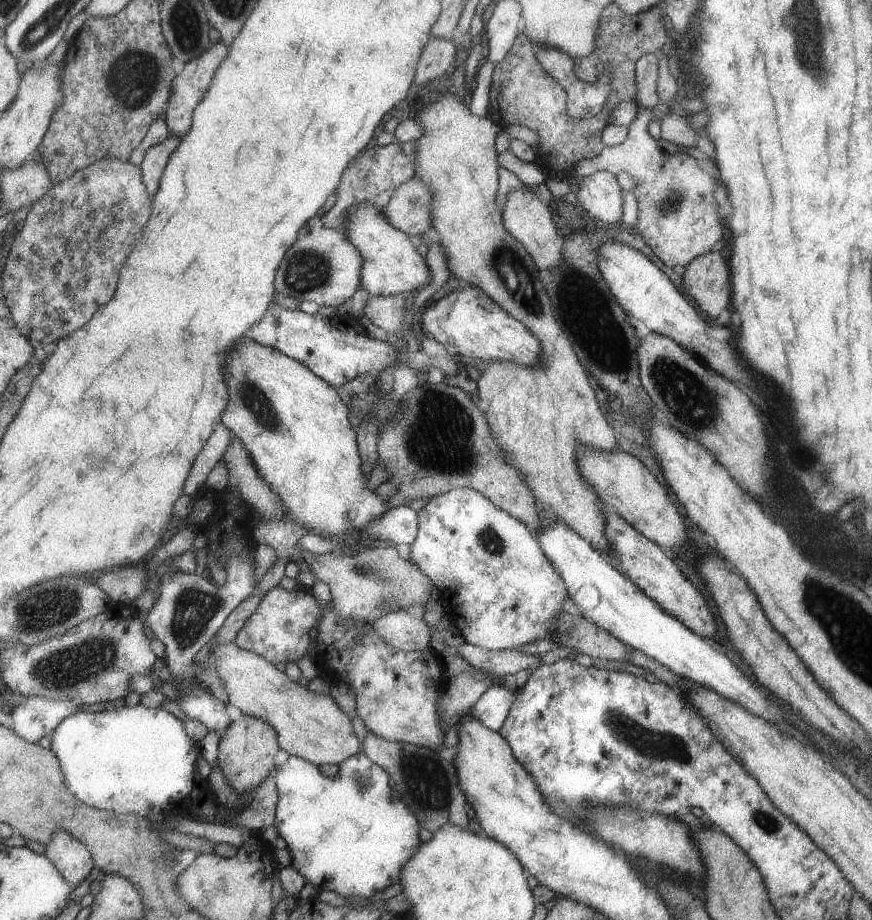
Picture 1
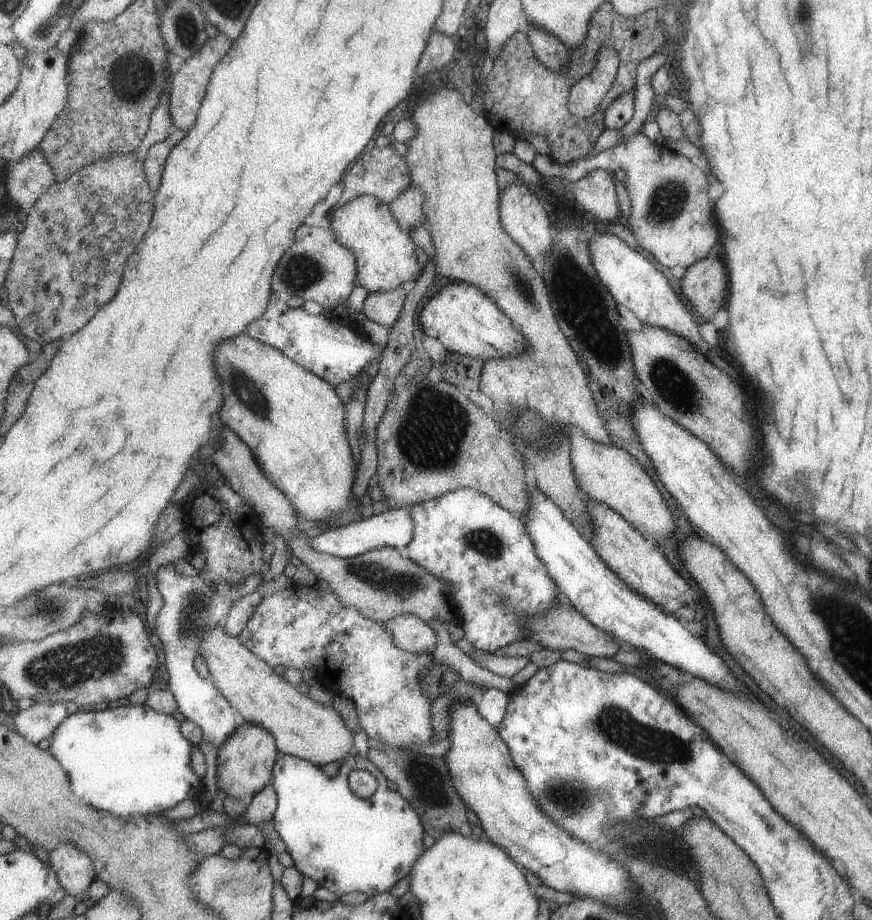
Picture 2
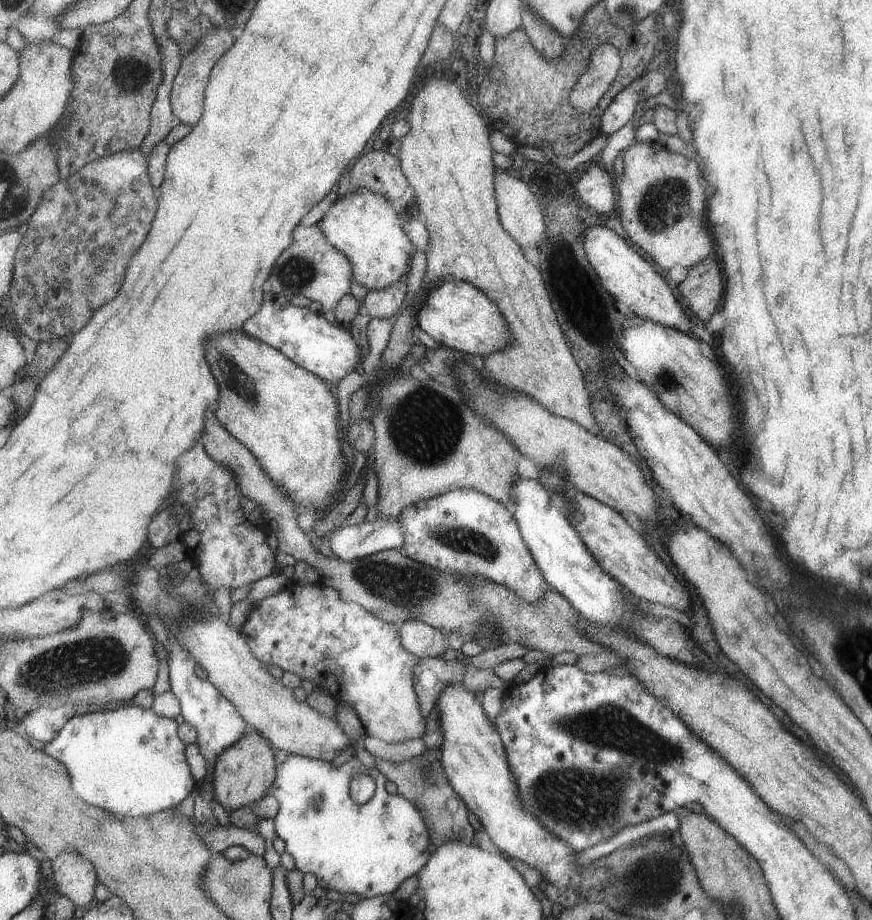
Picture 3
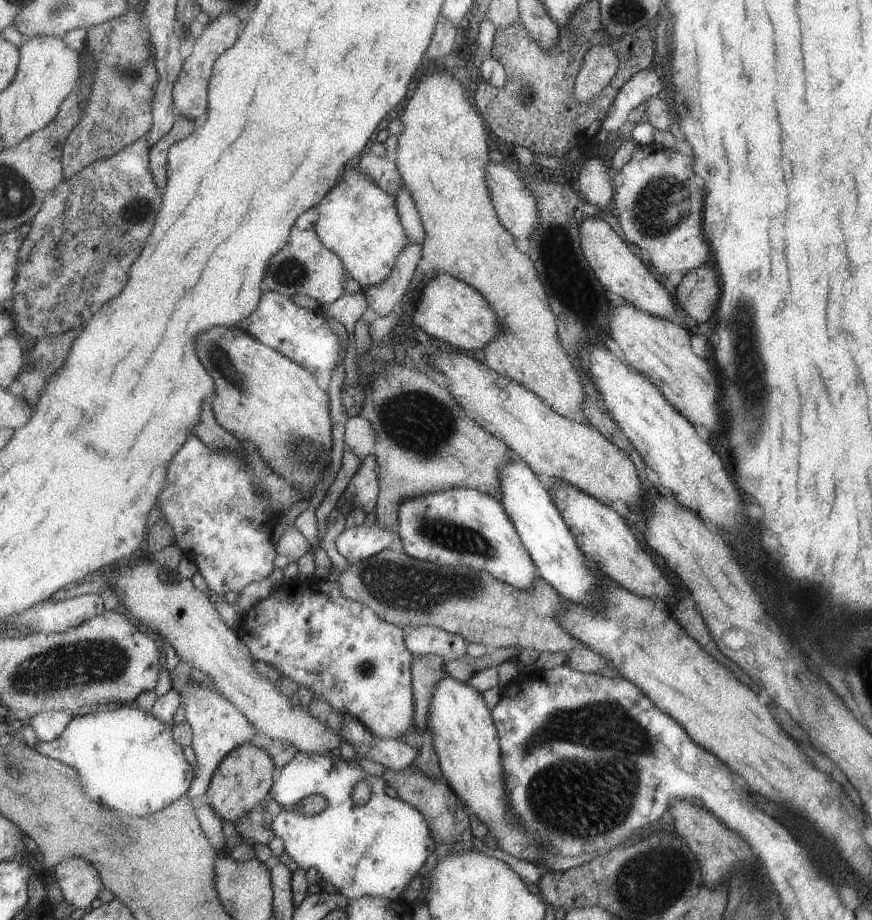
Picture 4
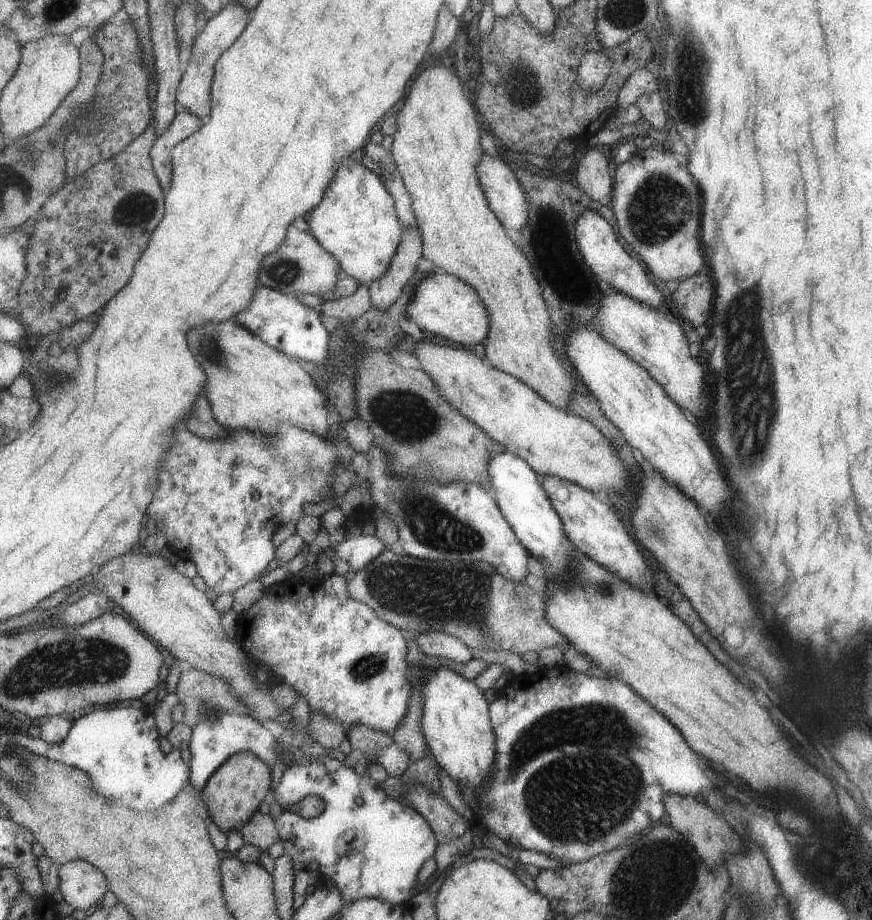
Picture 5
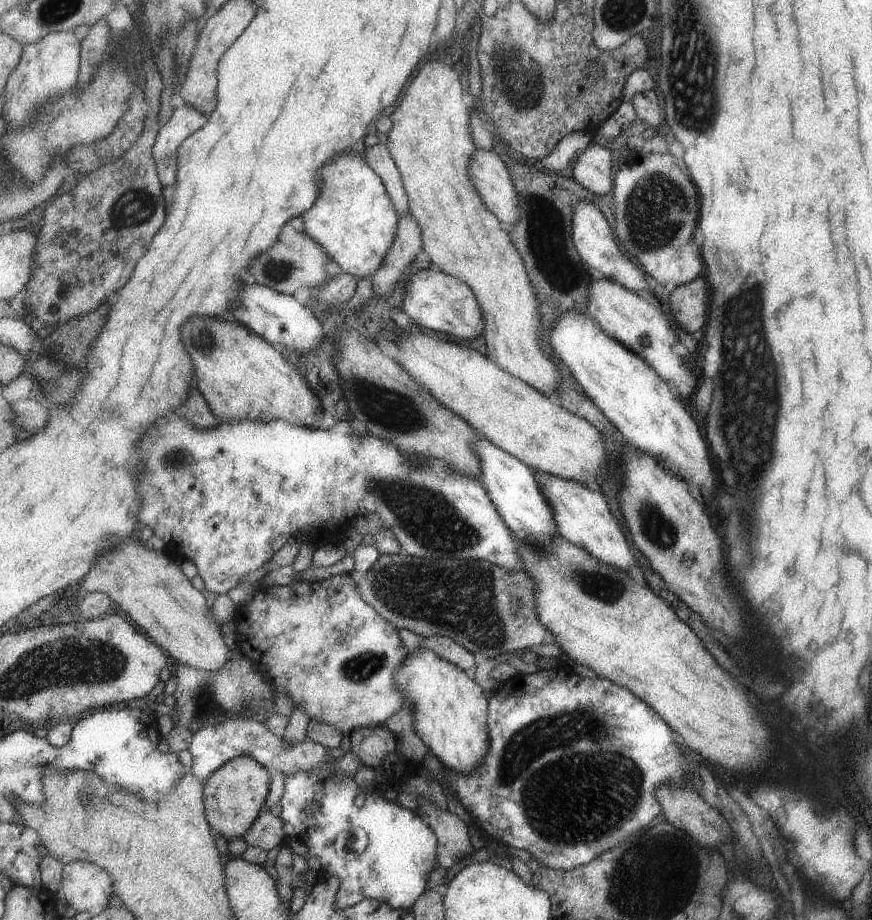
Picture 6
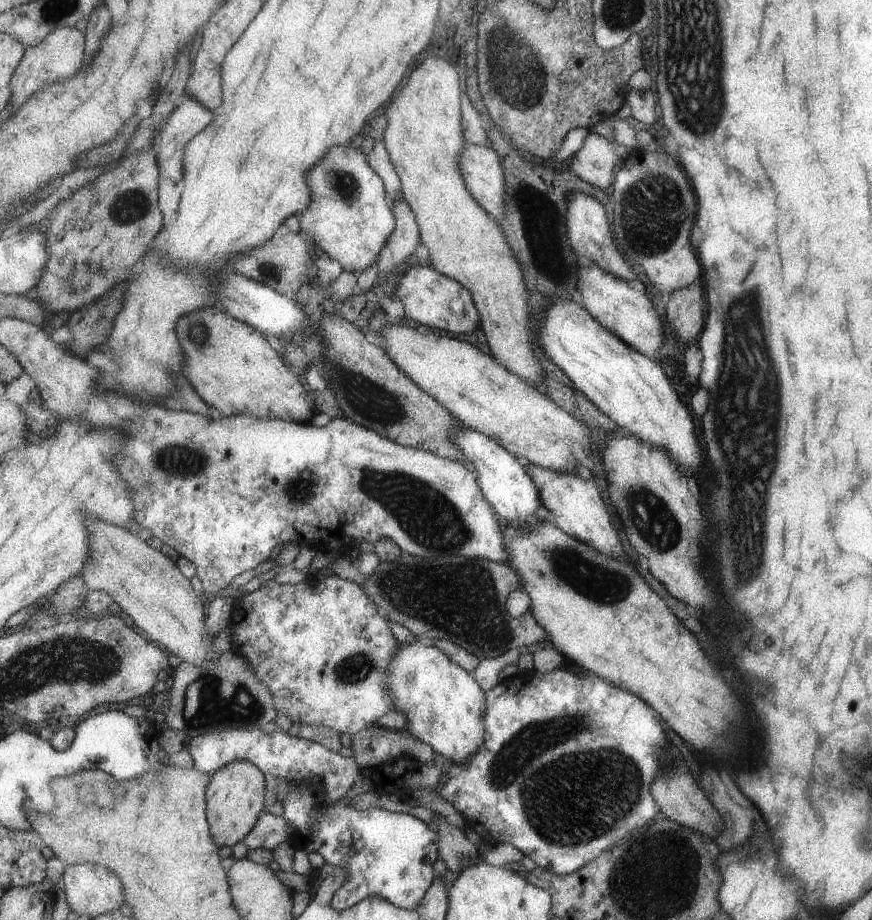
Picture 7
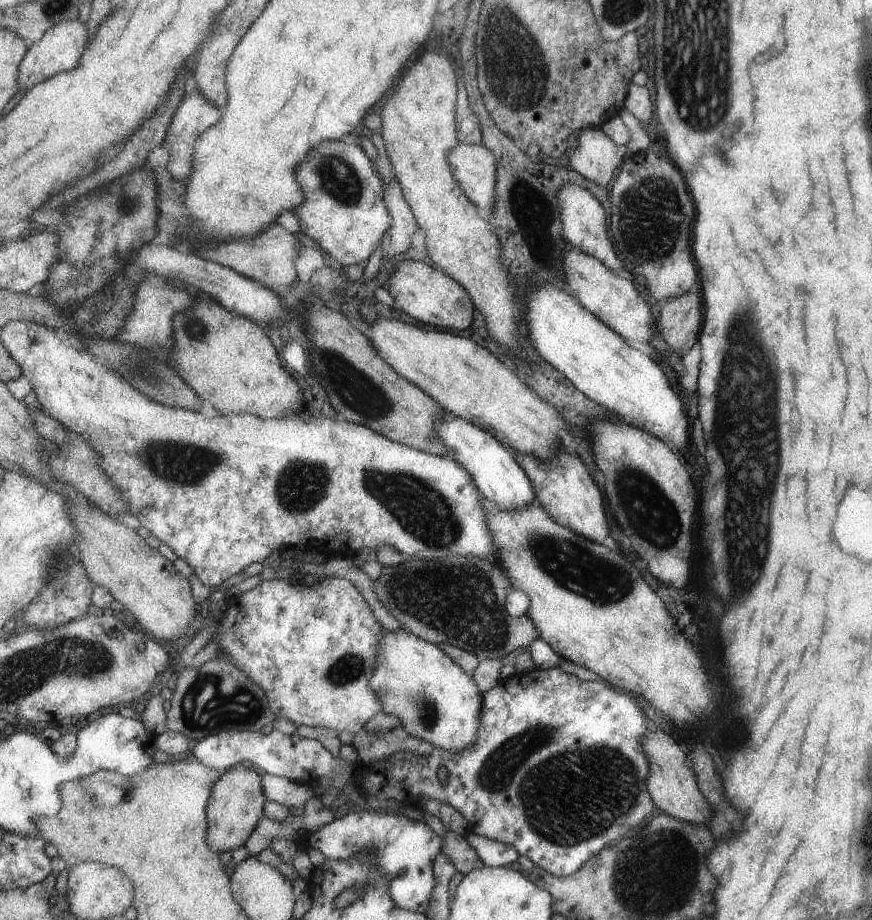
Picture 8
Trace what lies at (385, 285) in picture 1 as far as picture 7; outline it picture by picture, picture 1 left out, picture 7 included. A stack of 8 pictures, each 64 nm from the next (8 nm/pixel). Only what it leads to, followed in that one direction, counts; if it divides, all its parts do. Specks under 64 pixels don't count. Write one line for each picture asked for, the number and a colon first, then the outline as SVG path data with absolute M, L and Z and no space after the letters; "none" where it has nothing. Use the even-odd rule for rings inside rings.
2: M363 196L353 200L349 206L341 208L335 214L335 222L329 228L337 234L339 242L351 248L359 258L359 284L369 294L393 292L397 288L409 288L423 274L423 266L419 264L417 254L419 246L411 240L411 234L405 232L395 220L391 206L381 204L381 200L373 196Z
3: M357 192L333 202L323 218L327 238L333 246L343 250L355 264L355 280L369 288L369 292L393 288L407 278L411 260L417 250L405 230L405 220L397 212L397 204L375 192Z
4: M355 168L347 172L339 186L333 188L331 194L317 206L317 212L319 220L313 226L323 236L323 242L343 256L351 278L357 280L365 292L395 276L395 268L399 268L399 260L411 244L395 196Z
5: M363 162L343 166L335 184L327 190L323 204L319 204L319 208L311 214L313 234L319 238L323 248L339 258L345 276L357 280L361 286L373 286L377 280L383 280L387 272L391 272L391 264L403 244L403 238L407 236L407 230L397 214L393 194L377 174L363 166Z
6: M343 154L333 162L333 166L323 170L323 196L315 208L303 214L303 222L307 224L307 232L323 244L343 272L363 280L373 278L379 268L387 264L395 240L399 240L401 216L393 206L385 182L365 162L365 154Z
7: M351 146L331 148L331 152L327 152L327 158L323 158L311 170L311 188L315 190L315 200L311 202L311 208L307 208L299 216L303 232L315 240L321 252L325 252L331 260L339 262L343 270L351 274L363 274L365 270L375 268L375 264L381 262L383 250L389 246L391 234L395 232L395 228L399 228L399 218L395 216L395 206L387 196L385 182L369 164L369 156Z

